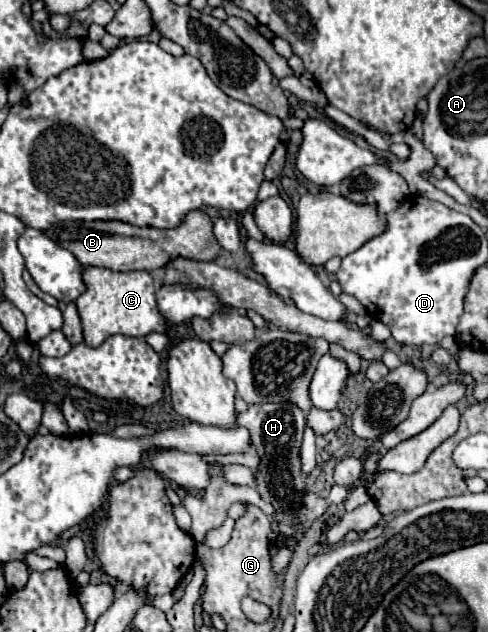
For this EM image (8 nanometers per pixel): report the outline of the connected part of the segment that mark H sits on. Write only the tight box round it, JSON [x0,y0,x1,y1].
[238,402,328,538]

